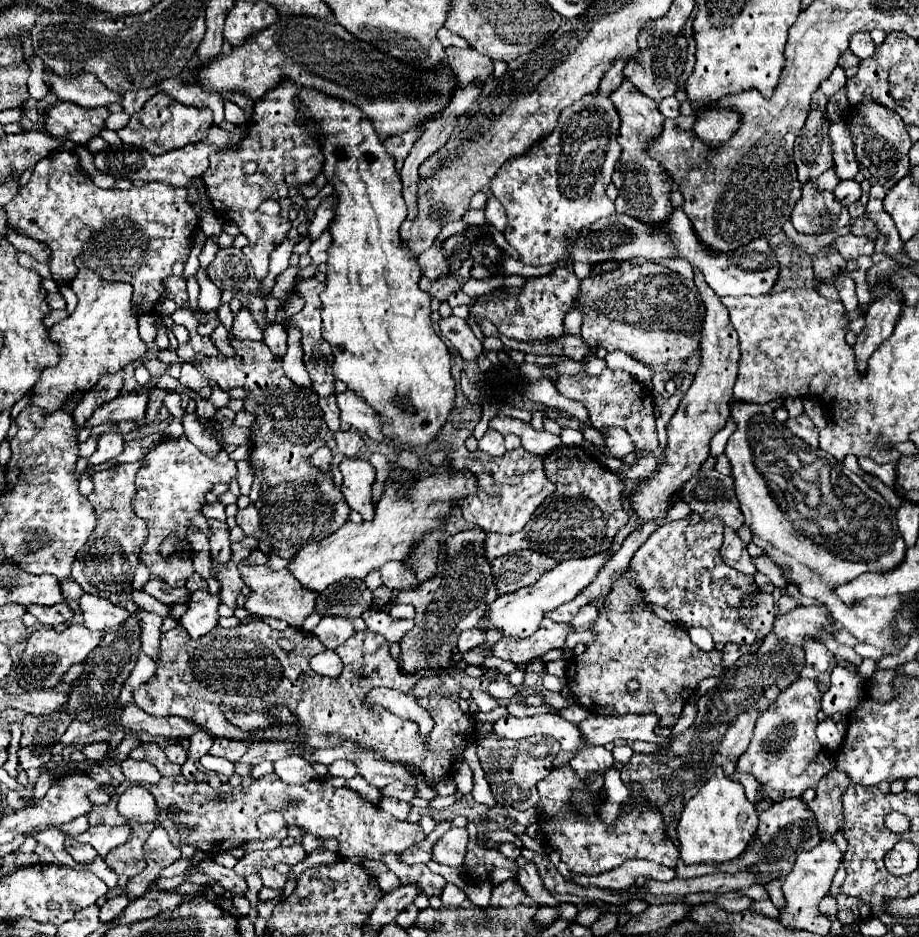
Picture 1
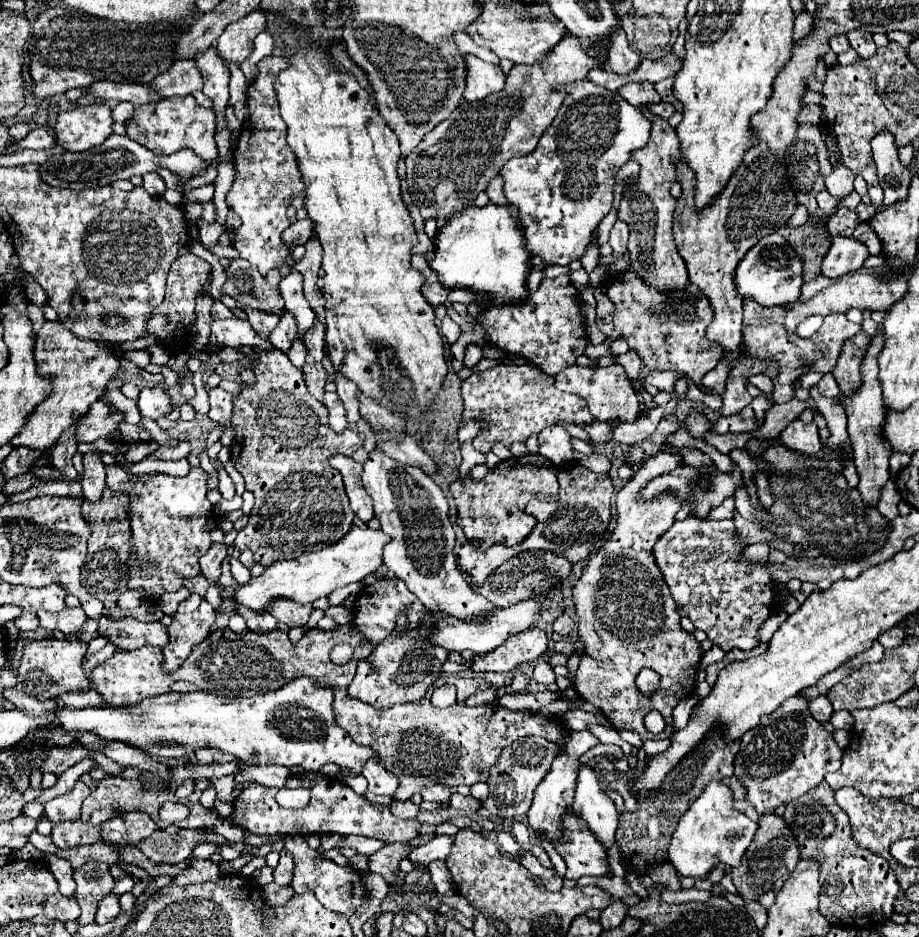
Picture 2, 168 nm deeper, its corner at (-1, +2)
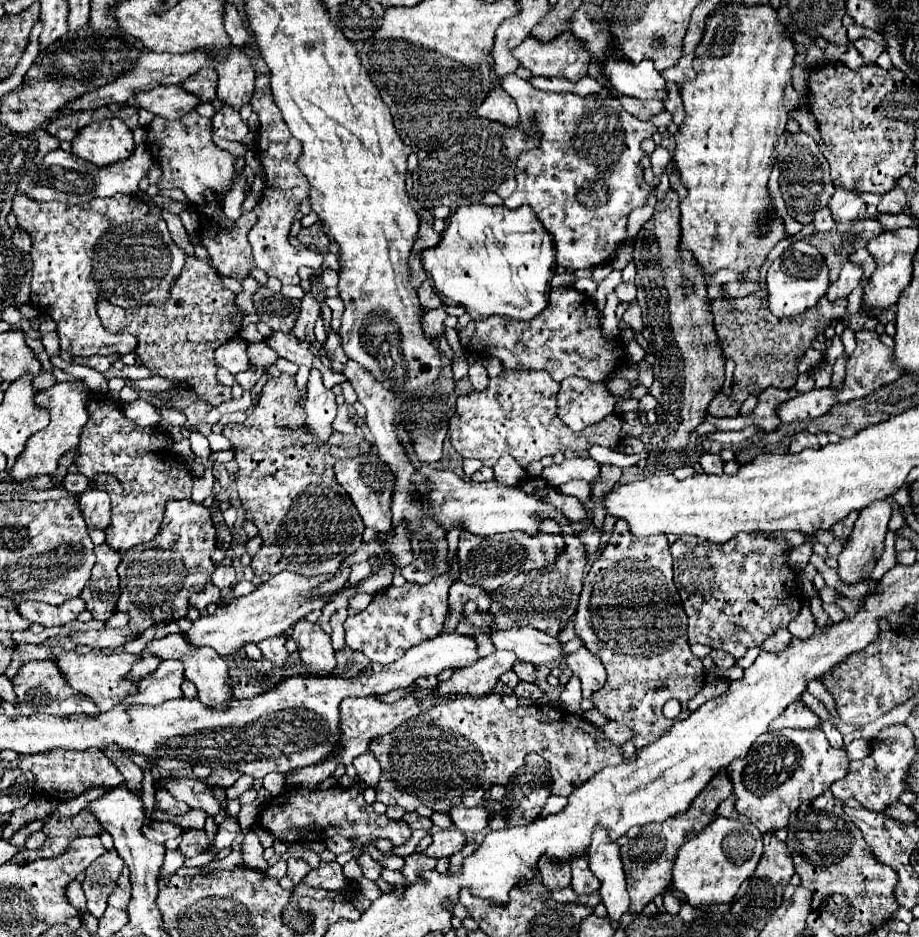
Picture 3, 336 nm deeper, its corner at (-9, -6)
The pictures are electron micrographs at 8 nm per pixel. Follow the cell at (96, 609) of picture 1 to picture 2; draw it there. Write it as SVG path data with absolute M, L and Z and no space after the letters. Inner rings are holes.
M100 617L100 633L108 637L120 649L140 649L144 645L166 647L168 643L168 627L162 623L142 623L132 617L124 617L112 621L108 617Z

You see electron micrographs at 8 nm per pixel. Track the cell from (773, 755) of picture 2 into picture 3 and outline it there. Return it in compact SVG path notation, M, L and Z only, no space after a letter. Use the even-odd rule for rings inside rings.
M820 727L806 729L802 741L774 741L774 731L760 735L744 759L736 759L726 767L736 795L736 811L746 815L760 833L778 831L786 827L788 817L800 807L802 801L814 799L830 789L848 771L848 757L844 749L828 743Z

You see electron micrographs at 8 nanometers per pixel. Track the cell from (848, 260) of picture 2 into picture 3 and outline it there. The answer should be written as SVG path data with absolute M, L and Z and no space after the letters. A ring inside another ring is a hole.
M846 261L842 265L842 271L840 271L840 277L838 281L830 283L830 291L826 293L826 297L830 301L836 301L836 299L842 299L842 297L848 297L862 281L862 265L860 263L854 263L854 261Z

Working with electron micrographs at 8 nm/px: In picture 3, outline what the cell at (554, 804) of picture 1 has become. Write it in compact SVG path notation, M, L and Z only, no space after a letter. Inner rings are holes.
M580 855L578 859L570 859L570 867L572 867L572 889L582 895L582 893L592 893L600 889L598 879L594 877L594 873L590 871L588 865L588 855Z

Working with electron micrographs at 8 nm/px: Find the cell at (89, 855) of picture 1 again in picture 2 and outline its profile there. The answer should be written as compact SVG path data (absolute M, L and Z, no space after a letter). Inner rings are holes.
M62 821L56 823L52 827L52 841L56 847L60 849L68 849L68 847L78 847L78 845L90 845L102 839L100 835L102 827L100 825L90 825L84 821Z

